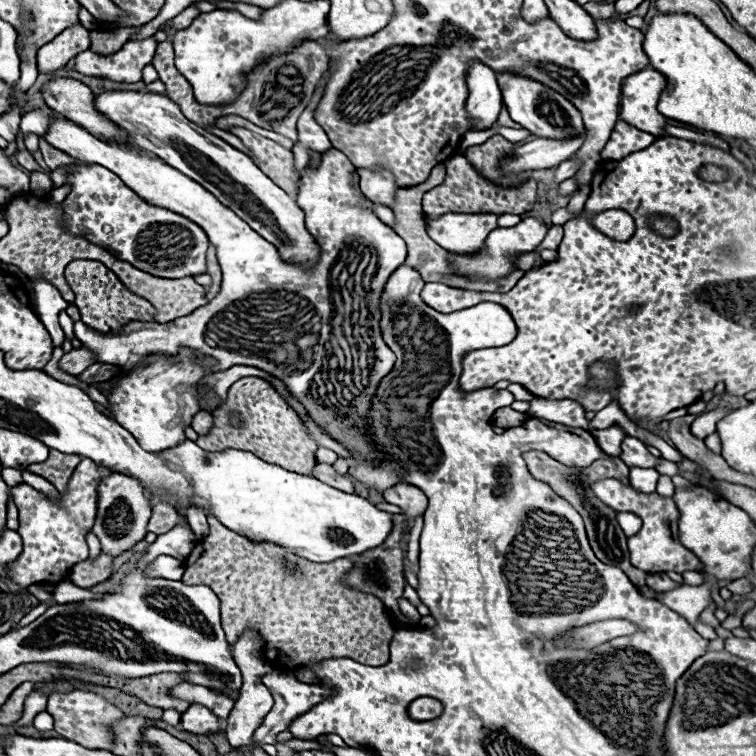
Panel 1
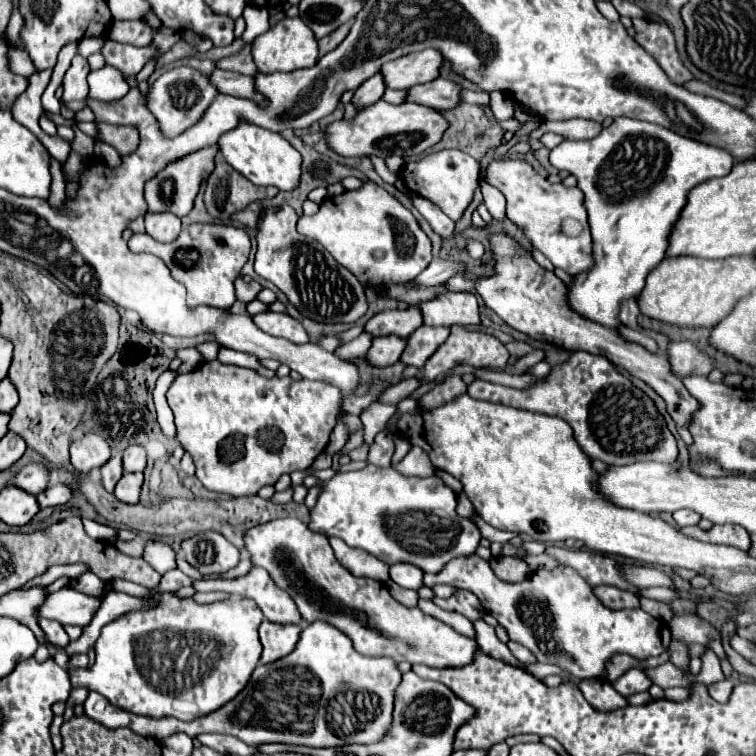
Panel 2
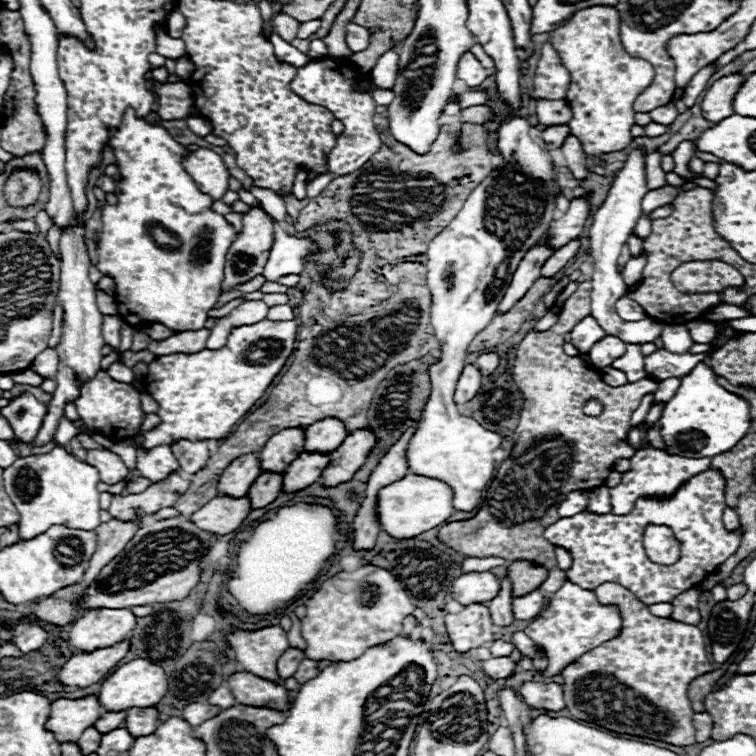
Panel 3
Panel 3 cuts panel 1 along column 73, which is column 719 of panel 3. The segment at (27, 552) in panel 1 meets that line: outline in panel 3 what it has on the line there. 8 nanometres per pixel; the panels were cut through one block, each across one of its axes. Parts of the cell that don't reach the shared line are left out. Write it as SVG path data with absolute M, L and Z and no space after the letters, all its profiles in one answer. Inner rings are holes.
M706 470L684 482L672 498L638 498L636 506L626 516L592 514L584 510L546 526L544 538L572 554L574 562L566 576L580 588L594 590L604 582L616 582L632 590L644 604L672 602L672 598L684 590L700 586L716 566L738 550L742 534L740 530L730 532L724 528L724 508L724 478L714 470ZM648 524L664 524L672 528L680 540L680 558L676 564L660 566L648 560L642 546L642 534Z

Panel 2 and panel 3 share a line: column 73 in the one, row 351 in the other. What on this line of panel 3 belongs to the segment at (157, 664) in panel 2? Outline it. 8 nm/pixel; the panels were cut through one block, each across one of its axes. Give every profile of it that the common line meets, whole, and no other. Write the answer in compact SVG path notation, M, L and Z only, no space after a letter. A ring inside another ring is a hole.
M666 324L660 336L668 352L688 352L688 348L694 344L684 324Z

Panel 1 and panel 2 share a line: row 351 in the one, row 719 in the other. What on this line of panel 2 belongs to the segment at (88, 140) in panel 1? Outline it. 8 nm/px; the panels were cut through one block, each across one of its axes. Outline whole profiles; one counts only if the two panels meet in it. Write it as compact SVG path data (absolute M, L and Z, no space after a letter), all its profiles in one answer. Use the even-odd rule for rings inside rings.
M326 622L308 624L296 648L276 660L274 664L258 666L244 690L220 710L200 716L190 722L172 716L150 718L124 712L98 692L88 692L84 714L106 728L126 726L140 736L164 740L170 734L186 732L196 738L204 732L230 734L250 746L262 744L300 744L312 748L344 746L344 744L372 744L378 742L390 728L394 690L400 684L400 672L390 658L368 658L352 648L346 634ZM344 684L344 696L342 696Z

